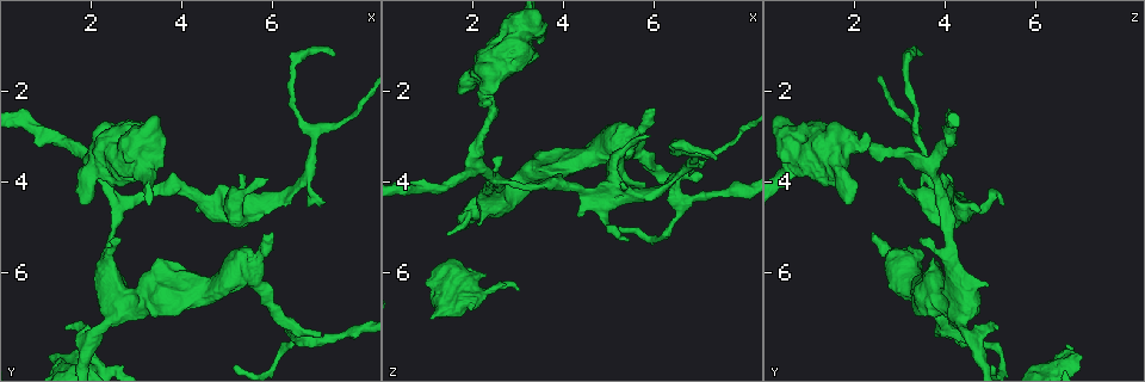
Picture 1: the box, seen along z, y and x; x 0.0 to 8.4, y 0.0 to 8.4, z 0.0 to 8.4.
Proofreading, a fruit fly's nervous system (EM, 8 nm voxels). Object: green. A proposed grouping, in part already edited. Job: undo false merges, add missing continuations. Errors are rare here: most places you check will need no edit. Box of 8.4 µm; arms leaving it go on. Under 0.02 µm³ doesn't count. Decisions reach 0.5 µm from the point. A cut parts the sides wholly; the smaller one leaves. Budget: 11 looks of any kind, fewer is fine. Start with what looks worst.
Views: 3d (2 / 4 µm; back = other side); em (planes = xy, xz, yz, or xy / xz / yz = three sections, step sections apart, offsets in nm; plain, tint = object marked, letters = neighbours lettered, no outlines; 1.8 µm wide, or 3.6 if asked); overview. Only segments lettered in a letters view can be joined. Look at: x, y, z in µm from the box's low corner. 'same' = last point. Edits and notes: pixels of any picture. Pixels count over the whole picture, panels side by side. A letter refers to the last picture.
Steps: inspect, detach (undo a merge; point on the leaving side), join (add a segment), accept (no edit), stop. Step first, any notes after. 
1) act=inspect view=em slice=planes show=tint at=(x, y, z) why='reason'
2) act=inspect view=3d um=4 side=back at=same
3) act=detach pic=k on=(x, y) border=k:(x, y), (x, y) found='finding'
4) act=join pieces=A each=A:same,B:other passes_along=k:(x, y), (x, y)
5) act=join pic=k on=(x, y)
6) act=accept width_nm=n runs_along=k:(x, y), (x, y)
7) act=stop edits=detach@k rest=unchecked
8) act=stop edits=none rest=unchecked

act=inspect view=em um=3.6 slice=planes show=letters at=(3.15, 3.70, 0.65) why='abrupt turn'

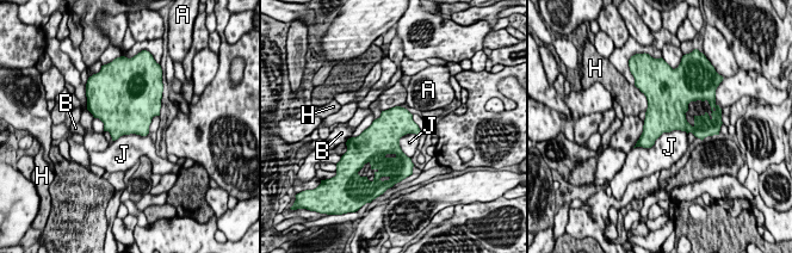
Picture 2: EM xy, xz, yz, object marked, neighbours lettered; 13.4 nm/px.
act=accept each=A:other,B:other,H:other,J:other border=2:(687, 133), (633, 148) found='one neuron here'

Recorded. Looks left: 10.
act=inspect view=3d um=2 at=(5.50, 4.55, 5.25) why='thin end'

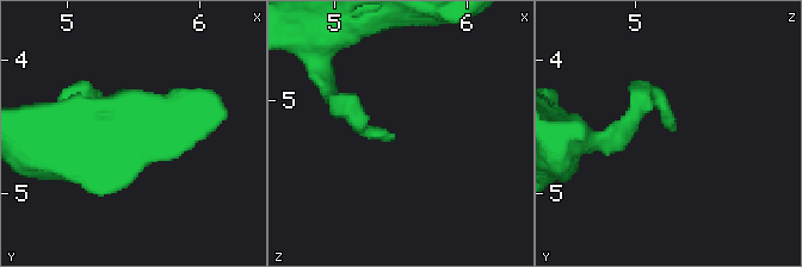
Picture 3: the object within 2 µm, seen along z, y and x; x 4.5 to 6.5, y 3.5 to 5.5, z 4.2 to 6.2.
act=inspect view=em slice=planes show=plain at=(5.46, 4.50, 5.26)

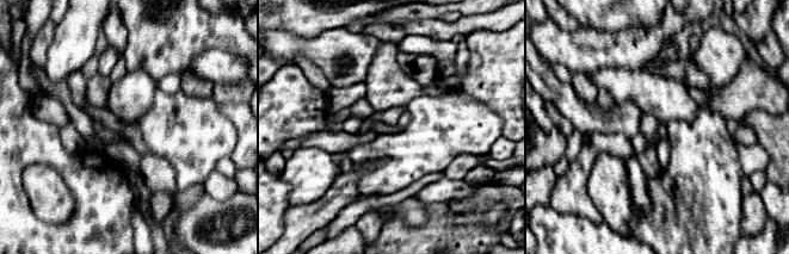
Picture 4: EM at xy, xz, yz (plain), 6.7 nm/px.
act=inspect view=em slice=planes show=letters at=same

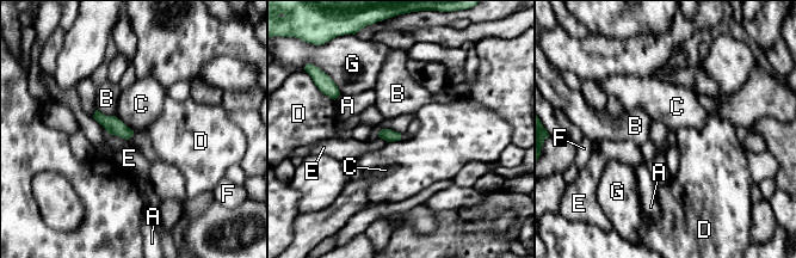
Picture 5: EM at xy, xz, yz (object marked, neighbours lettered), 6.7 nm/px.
act=accept each=A:other,B:other,C:other,D:other,E:other,F:other,G:other border=5:(115, 116), (133, 130) found='no lettered segment goes on from it'

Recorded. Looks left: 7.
act=inspect view=3d um=2 side=back at=(2.05, 7.55, 6.75) why='stops while still wide'

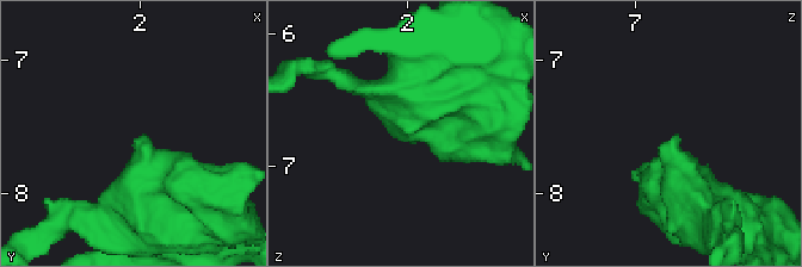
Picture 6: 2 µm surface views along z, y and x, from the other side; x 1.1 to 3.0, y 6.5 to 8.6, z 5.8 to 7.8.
act=inspect view=em slice=planes show=tint at=(1.98, 7.60, 6.74)

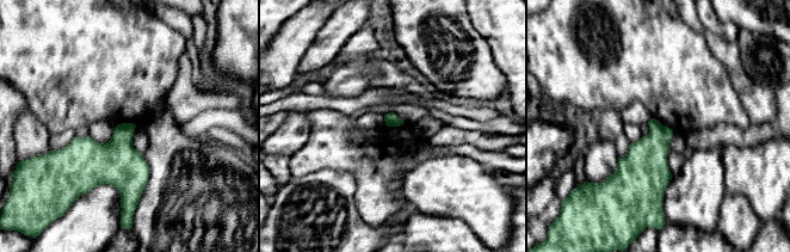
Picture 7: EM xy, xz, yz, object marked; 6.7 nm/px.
act=inspect view=em slice=planes show=letters at=same why='what lies round it'

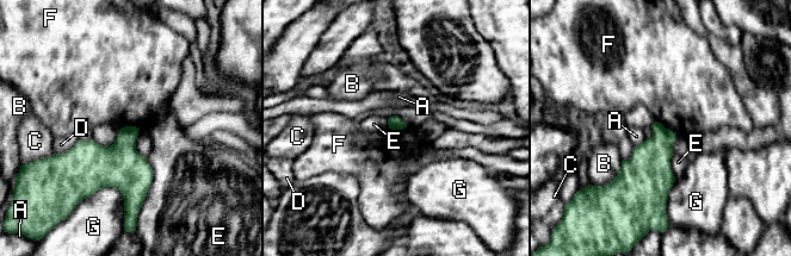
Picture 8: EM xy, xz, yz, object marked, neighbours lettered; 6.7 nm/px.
act=accept longest_contact=E:360nm each=A:other,B:other,C:other,D:other,E:other,F:other,G:other border=8:(656, 120), (675, 133) found='no lettered segment goes on from it'

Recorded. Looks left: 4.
act=inspect view=3d um=4 at=(6.55, 7.35, 4.45) why='arms part here'

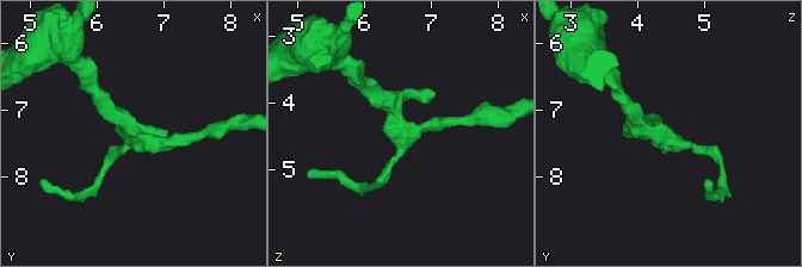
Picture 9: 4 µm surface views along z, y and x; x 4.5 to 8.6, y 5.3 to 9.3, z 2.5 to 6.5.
act=inspect view=em um=3.6 slice=planes show=letters at=(6.50, 7.40, 4.40)

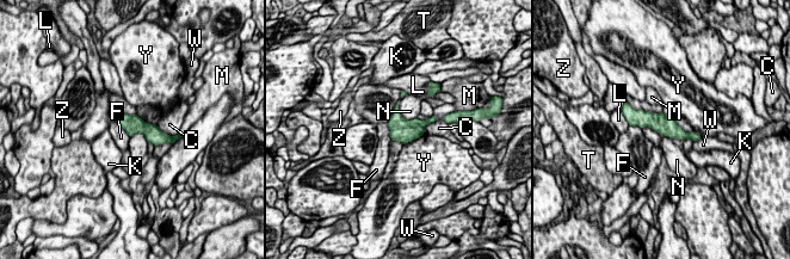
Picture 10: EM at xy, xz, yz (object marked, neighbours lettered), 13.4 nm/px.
act=accept width_nm=260 each=C:other,F:other,K:other,L:other,M:other,N:other,T:other,W:other,Y:other,Z:other runs_along=10:(633, 119), (660, 122), (695, 136) found='continuous, no second neuron'

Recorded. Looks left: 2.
act=stop edits=none rest=unchecked

